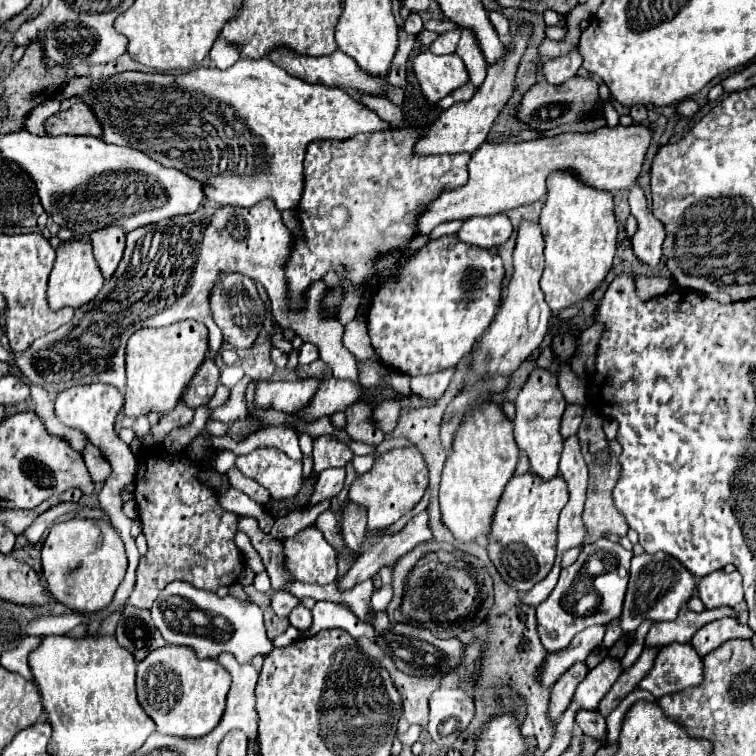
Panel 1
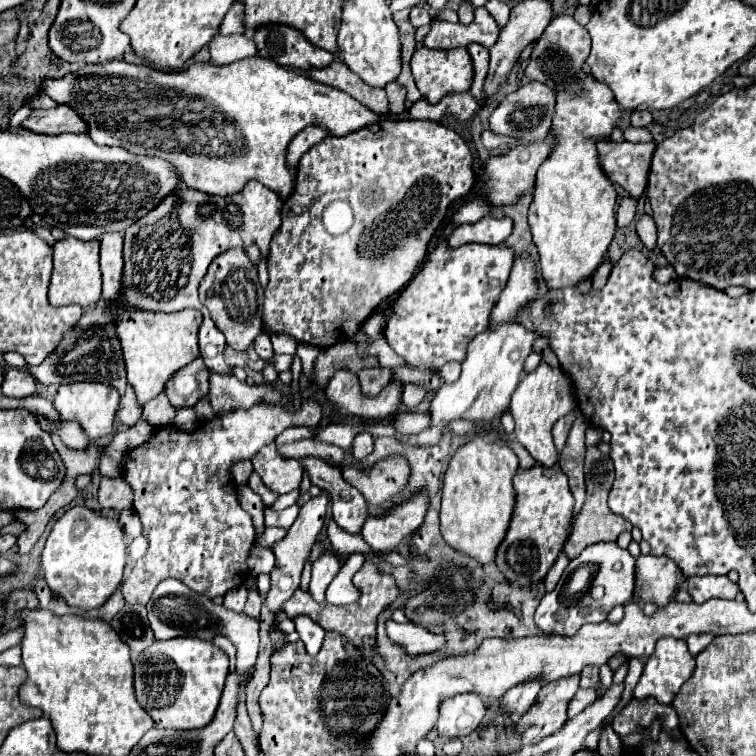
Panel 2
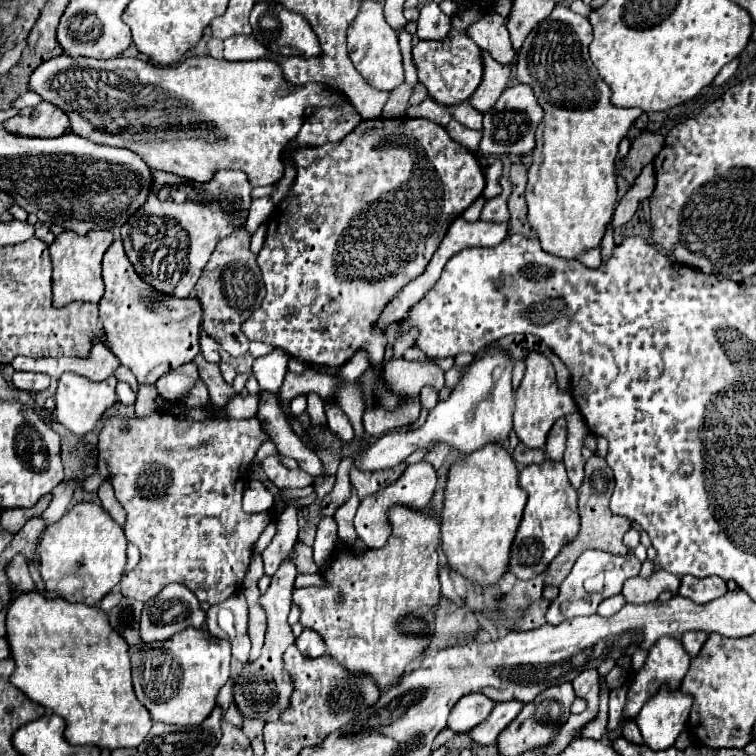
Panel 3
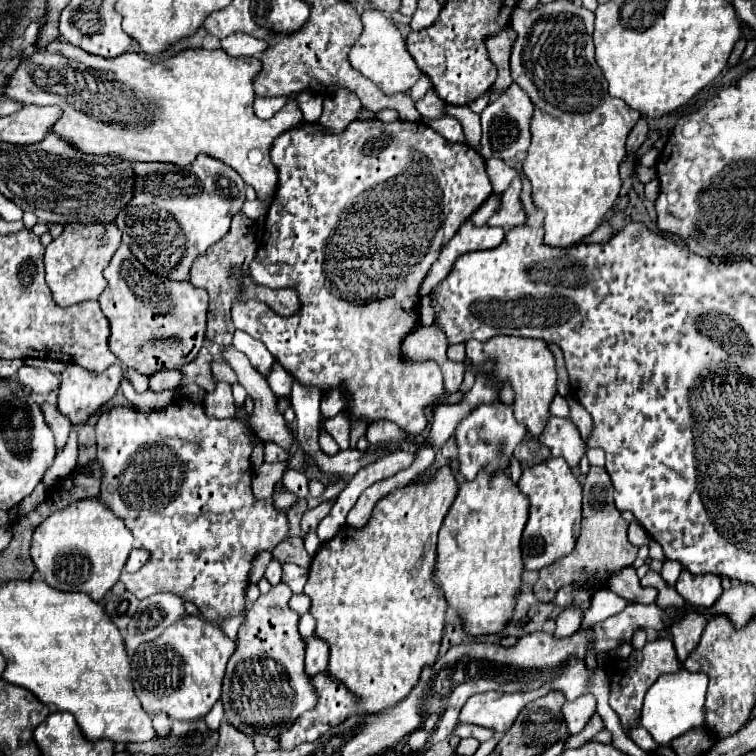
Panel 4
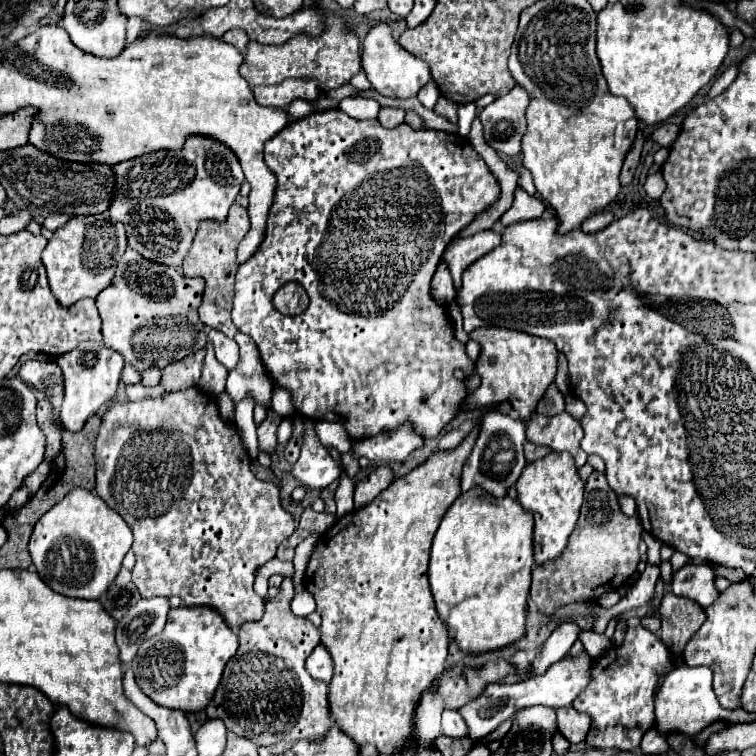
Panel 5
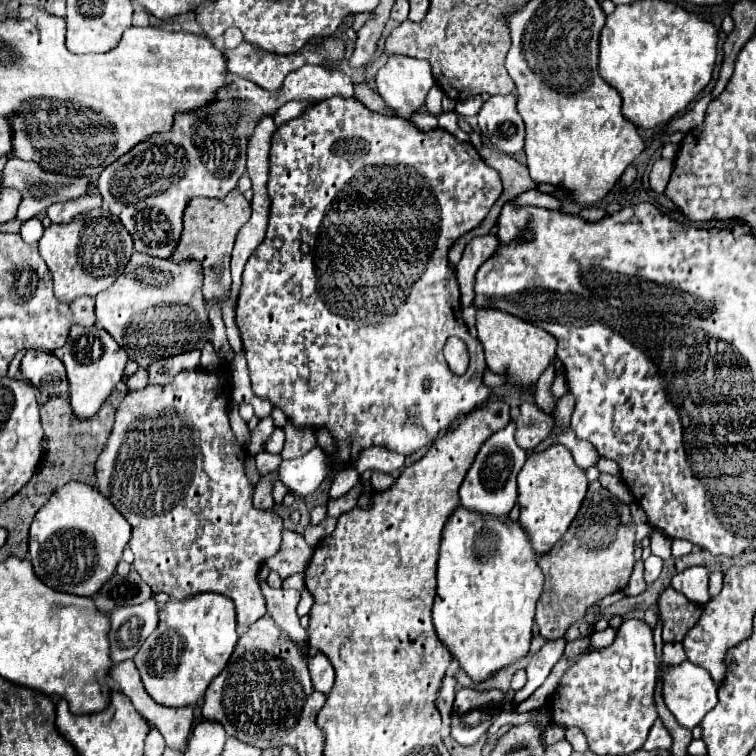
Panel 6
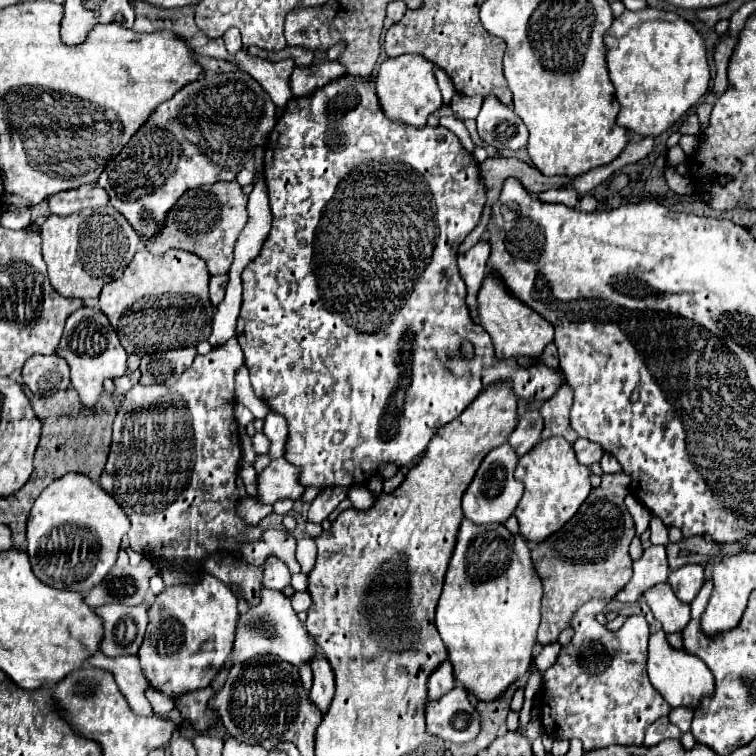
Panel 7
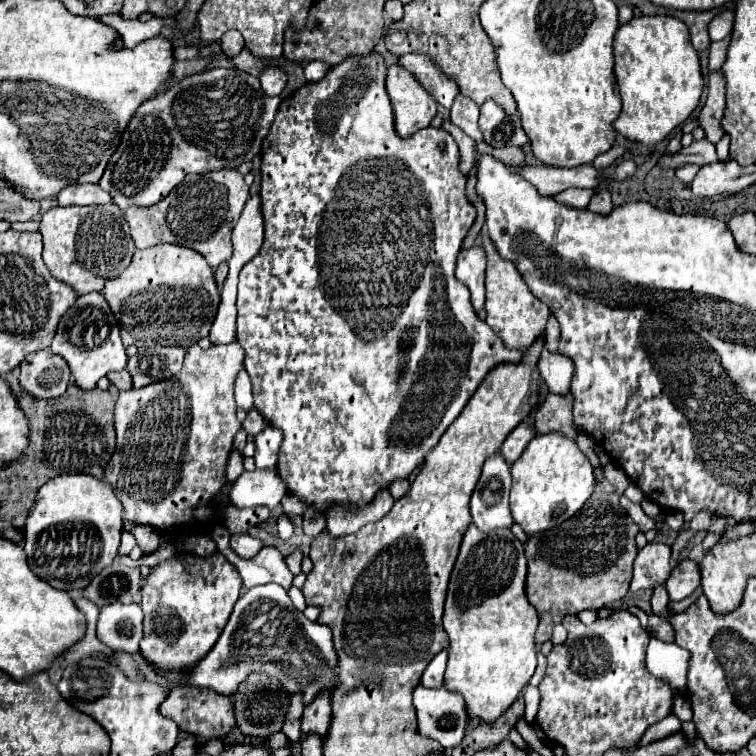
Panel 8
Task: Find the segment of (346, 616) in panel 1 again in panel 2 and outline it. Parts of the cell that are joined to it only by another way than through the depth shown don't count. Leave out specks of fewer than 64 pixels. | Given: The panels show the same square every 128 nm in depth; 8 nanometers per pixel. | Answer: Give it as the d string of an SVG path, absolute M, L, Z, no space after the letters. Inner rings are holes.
M334 554L322 556L322 560L312 566L312 580L310 580L310 594L316 602L326 602L324 598L324 590L326 586L334 580L334 576L340 570L340 562L336 560Z

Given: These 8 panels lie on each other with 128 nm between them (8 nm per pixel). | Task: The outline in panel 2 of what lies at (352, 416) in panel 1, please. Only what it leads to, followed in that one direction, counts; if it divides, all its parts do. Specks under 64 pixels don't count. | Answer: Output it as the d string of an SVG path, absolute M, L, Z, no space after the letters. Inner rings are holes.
M358 434L356 440L354 440L354 450L352 454L358 458L358 460L364 460L368 454L372 454L372 448L374 448L374 438L370 434Z

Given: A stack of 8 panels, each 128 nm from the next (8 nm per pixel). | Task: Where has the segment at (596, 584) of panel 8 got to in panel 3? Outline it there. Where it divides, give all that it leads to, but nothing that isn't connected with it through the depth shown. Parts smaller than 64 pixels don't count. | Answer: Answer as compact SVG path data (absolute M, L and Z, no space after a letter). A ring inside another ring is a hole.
M592 456L586 460L586 476L582 482L582 488L578 490L578 510L580 510L580 532L578 536L566 544L566 548L562 548L562 552L554 558L554 562L550 564L550 570L546 570L544 574L544 582L546 584L554 584L560 586L560 582L568 576L568 572L572 570L576 558L588 550L588 548L598 548L604 552L612 552L612 554L628 554L630 548L626 548L622 544L622 536L630 530L630 520L616 516L610 512L608 502L614 490L614 474L610 472L610 466L606 464L604 458L600 456Z

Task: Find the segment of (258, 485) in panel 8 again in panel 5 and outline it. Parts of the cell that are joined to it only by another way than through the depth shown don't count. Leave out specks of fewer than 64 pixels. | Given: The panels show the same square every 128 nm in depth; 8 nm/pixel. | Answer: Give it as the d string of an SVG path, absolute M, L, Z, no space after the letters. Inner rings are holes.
M302 417L302 420L304 420L302 452L298 462L292 466L292 474L302 486L326 488L328 484L338 480L346 468L342 466L342 462L334 462L334 458L322 446L314 430L315 420L306 417Z

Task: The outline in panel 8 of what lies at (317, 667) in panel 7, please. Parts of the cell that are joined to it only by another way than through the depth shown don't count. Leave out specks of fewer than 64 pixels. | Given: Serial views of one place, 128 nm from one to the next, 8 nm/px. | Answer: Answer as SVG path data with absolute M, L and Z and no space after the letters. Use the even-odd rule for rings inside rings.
M324 690L314 702L310 702L302 716L302 732L318 732L320 736L326 734L330 724L330 696Z

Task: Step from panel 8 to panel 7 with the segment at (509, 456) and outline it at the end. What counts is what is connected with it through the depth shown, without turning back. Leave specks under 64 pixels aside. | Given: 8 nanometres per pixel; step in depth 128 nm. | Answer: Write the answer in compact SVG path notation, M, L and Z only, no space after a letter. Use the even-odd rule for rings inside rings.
M528 410L520 418L518 426L514 428L514 432L510 434L508 440L510 440L512 448L518 450L518 456L524 456L542 440L540 438L542 430L544 430L544 420L542 420L540 412L538 410Z

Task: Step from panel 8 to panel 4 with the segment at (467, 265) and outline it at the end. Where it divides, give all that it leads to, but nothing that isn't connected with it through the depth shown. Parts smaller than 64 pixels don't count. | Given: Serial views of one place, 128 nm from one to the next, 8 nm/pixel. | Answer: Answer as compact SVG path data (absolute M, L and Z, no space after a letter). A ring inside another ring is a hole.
M466 220L454 238L442 248L438 260L432 264L430 272L426 274L422 286L420 286L420 298L430 294L450 272L454 260L466 252L474 250L488 250L498 246L504 240L502 228L490 228L490 226L474 226L472 220Z

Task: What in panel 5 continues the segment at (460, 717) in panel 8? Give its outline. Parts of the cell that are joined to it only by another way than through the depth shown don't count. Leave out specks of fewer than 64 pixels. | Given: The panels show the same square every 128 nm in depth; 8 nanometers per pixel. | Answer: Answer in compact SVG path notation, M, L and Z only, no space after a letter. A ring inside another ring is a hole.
M580 652L576 656L566 656L564 660L558 660L542 676L528 678L518 684L490 684L490 688L486 688L476 700L472 700L464 708L460 708L460 714L470 728L470 738L476 740L476 738L496 730L502 722L510 720L520 710L536 706L536 704L544 704L544 706L552 706L552 708L570 706L574 702L574 698L590 684L592 668L594 668L594 660L588 656L588 652Z

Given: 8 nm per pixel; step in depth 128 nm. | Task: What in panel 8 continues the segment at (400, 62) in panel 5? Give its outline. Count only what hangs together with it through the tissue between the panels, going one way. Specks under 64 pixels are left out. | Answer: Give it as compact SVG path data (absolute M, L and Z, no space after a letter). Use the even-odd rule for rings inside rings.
M398 62L388 66L386 90L394 108L396 132L402 138L430 126L430 120L436 116L438 102L408 68Z

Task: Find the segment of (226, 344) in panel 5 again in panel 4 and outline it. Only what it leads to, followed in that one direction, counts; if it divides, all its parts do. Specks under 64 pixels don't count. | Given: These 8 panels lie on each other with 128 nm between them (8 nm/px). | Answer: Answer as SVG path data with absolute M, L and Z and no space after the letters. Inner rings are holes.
M230 346L230 348L224 350L224 358L226 358L226 362L236 370L236 374L238 374L238 382L246 388L248 396L254 400L254 412L250 414L248 424L256 430L258 438L260 438L262 442L274 442L274 444L278 444L280 448L290 450L290 446L292 446L292 442L294 442L294 434L292 434L288 422L284 420L284 414L278 410L278 406L276 406L278 398L274 396L274 392L272 392L270 386L266 384L264 376L260 376L260 372L256 372L256 370L252 368L250 360L248 360L242 352L238 352L234 346Z

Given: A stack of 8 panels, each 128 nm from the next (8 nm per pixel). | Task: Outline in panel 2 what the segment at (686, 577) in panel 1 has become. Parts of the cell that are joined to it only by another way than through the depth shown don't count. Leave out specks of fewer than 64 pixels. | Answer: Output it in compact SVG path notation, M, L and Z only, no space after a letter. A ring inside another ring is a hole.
M638 556L636 560L636 584L632 600L638 606L656 604L658 608L666 608L674 596L684 576L674 560L666 556Z

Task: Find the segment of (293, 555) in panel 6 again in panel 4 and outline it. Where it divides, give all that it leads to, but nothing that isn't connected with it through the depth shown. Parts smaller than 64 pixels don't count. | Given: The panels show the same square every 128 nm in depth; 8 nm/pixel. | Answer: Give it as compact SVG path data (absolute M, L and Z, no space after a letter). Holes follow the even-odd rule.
M280 582L272 586L268 594L262 594L246 612L246 628L242 628L242 636L238 636L236 652L228 660L224 688L222 688L222 702L224 702L224 720L234 724L240 732L252 736L252 732L268 734L272 726L290 726L292 716L300 716L302 712L314 708L314 688L310 688L308 674L304 672L304 644L298 634L298 614L288 608L288 600L292 590L288 584Z

